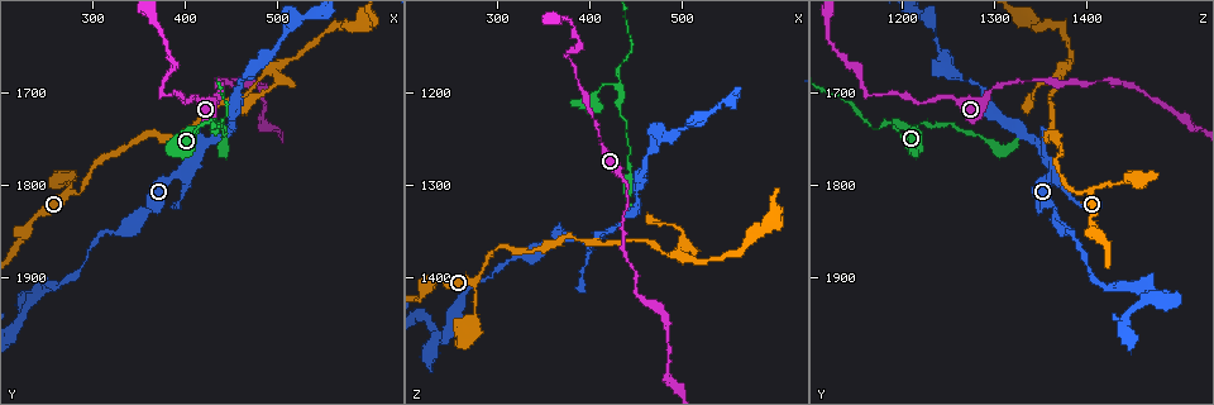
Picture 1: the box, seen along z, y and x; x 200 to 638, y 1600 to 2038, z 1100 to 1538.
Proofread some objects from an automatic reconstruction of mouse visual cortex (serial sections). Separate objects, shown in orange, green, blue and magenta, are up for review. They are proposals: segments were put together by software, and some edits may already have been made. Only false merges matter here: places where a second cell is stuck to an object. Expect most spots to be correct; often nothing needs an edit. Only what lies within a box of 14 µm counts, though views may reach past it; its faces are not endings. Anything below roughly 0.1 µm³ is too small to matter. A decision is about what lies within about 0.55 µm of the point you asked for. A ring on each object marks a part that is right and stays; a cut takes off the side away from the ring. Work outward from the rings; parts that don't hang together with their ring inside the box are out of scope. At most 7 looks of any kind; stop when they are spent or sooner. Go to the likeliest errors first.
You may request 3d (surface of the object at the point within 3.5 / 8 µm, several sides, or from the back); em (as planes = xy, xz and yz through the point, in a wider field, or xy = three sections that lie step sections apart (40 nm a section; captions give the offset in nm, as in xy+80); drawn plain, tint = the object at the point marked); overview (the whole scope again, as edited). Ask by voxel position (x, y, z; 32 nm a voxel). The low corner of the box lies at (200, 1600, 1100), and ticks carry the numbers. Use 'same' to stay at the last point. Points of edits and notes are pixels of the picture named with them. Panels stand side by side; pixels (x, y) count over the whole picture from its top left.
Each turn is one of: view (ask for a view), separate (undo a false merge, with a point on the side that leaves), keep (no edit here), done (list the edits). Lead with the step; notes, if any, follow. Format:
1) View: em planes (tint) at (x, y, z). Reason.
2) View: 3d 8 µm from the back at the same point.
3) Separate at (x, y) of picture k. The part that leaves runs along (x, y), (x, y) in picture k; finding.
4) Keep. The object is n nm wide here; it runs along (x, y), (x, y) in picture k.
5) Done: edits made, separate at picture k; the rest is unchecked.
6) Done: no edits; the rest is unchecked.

View: 3d 8 µm from the back at (425, 1735, 1190). Sharp bend.

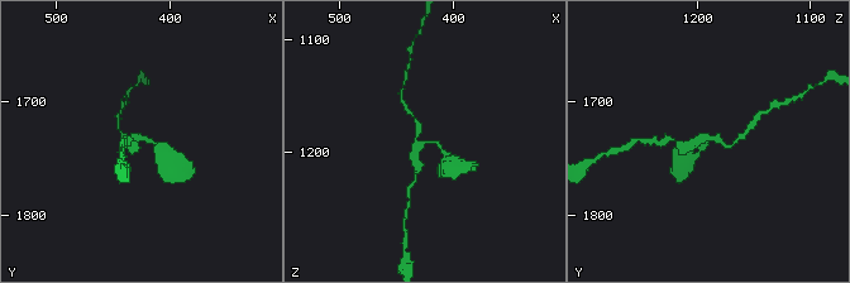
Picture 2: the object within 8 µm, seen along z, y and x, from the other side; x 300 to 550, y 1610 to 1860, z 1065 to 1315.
View: 3d 3.5 µm at (428, 1734, 1192).

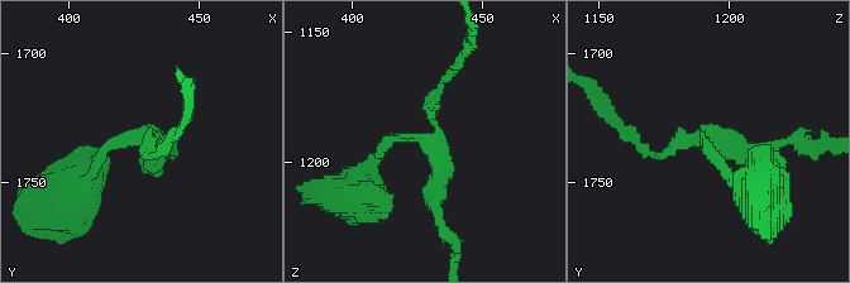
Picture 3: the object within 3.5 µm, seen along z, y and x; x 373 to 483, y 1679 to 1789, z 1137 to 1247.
View: em xy step 3 (tint) at (428, 1733, 1194). 3 arms meet here; the arms are 100, 200, 300 nm wide; need the tissue.

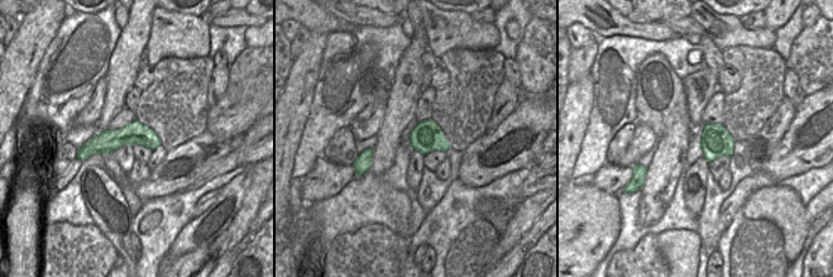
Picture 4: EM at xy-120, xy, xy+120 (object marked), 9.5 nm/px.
Keep. It runs along (157, 142), (118, 137), (81, 152) in picture 4; one cell here.

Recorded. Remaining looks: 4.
View: 3d 3.5 µm at (400, 1790, 1365). Abrupt turn.

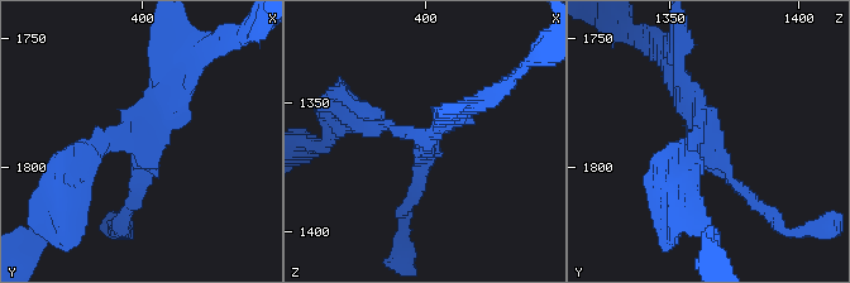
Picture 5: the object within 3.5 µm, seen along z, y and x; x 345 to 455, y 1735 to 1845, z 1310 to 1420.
View: em xy step 1 (tint) at (398, 1790, 1363).

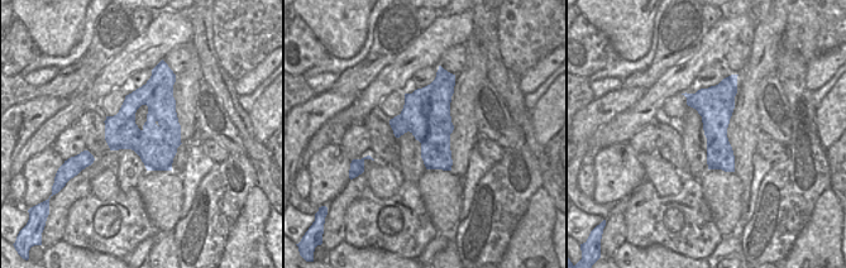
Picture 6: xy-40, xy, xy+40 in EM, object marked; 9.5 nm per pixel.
Keep. It runs along (356, 116), (425, 143), (418, 191) in picture 5; all the same cell.

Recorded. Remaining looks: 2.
Done: no edits; the rest is unchecked.

